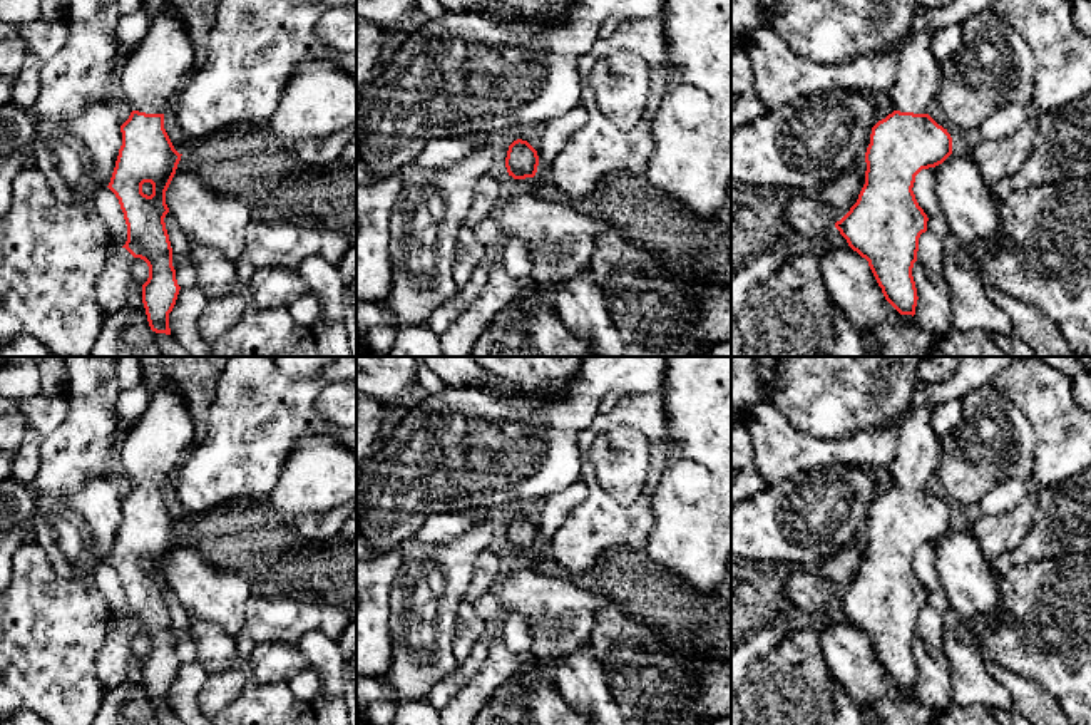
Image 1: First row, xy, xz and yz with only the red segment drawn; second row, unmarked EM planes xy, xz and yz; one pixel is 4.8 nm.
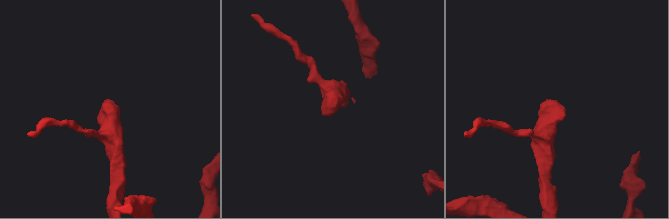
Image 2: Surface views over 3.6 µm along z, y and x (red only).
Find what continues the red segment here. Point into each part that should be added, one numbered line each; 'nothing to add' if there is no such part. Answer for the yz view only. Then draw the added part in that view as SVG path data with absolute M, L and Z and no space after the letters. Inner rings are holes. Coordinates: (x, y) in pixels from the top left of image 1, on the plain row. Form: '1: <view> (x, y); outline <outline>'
1: yz (916, 459); outline M935 404L917 407L899 424L897 447L894 449L894 457L887 465L895 486L927 489L929 479L937 474L942 444L930 422L934 409Z

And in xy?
1: xy (149, 452); outline M162 383L149 407L119 444L124 474L132 486L166 489L192 447L194 424L182 392Z

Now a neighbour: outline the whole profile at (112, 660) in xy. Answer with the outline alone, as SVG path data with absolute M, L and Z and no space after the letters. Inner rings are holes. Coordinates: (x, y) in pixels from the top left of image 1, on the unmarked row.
M114 623L95 658L95 671L105 688L117 686L127 680L129 648L134 631L122 623Z

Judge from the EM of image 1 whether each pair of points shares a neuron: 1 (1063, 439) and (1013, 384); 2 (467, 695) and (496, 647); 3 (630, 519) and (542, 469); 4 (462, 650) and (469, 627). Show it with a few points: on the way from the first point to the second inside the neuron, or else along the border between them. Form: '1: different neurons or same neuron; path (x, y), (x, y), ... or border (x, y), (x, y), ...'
1: same neuron; path (1055, 426), (1026, 397)
2: same neuron; path (479, 685), (496, 668), (496, 658)
3: different neurons; border (576, 439), (581, 478)
4: same neuron; path (462, 645), (467, 632)

